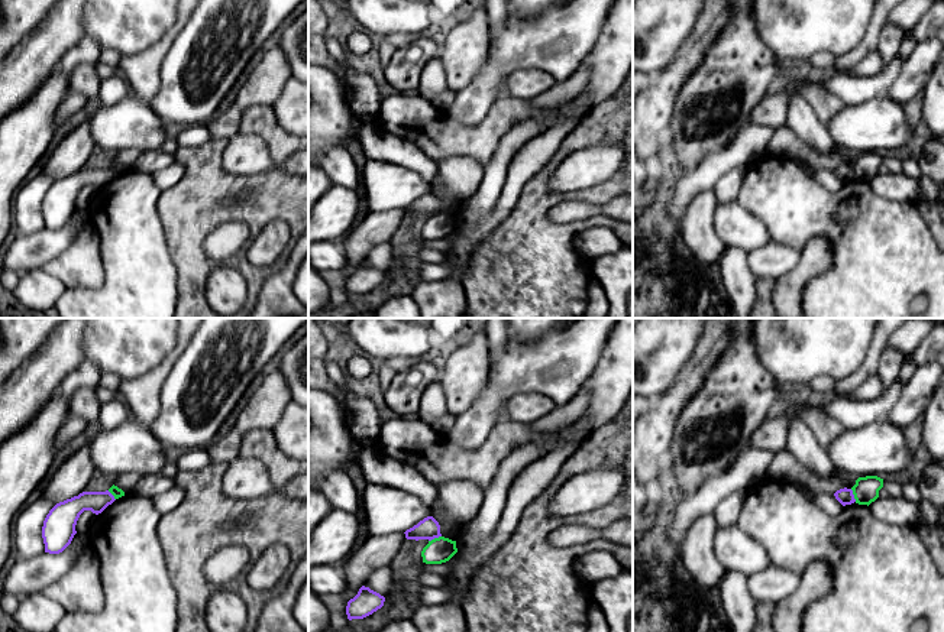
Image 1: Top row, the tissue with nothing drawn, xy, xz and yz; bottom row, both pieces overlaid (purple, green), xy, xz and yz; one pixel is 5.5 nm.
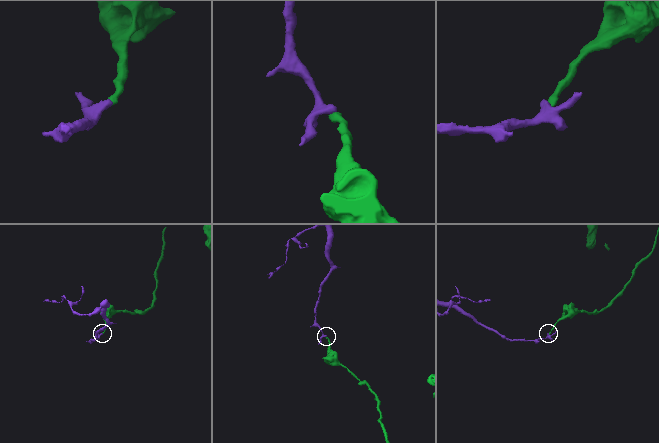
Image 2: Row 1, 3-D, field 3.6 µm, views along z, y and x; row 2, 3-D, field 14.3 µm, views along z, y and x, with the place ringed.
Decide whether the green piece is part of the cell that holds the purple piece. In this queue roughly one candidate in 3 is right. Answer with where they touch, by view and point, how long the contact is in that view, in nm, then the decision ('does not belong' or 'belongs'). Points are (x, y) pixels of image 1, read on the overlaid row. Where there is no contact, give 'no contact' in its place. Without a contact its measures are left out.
contact xz (435, 537); length 80 nm; does not belong

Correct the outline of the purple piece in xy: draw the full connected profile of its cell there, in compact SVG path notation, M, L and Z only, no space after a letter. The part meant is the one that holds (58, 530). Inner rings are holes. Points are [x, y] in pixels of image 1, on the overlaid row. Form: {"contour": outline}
{"contour": "M83 492L78 496L56 503L46 515L42 526L45 552L59 554L77 534L75 525L84 511L101 513L114 502L114 496L106 492Z"}

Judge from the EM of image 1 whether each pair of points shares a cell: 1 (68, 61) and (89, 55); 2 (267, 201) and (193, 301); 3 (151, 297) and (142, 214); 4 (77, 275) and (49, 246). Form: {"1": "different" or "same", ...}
{"1": "same", "2": "same", "3": "same", "4": "different"}

